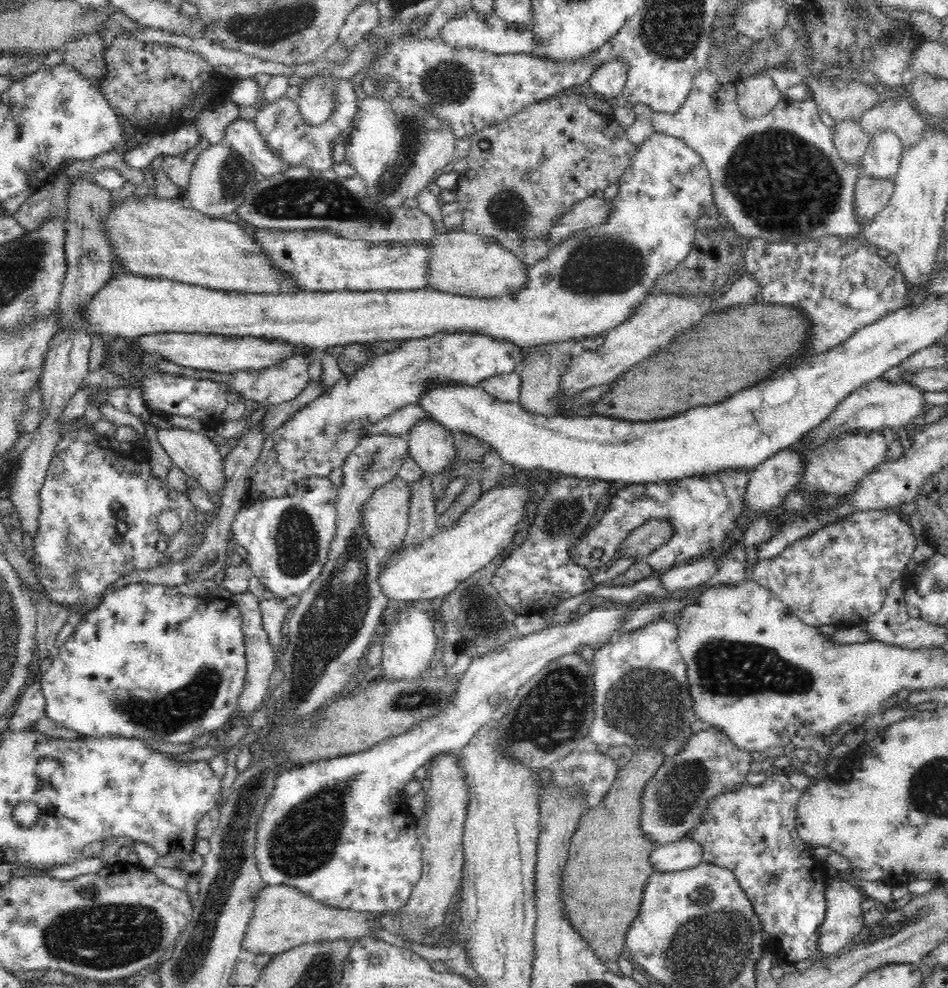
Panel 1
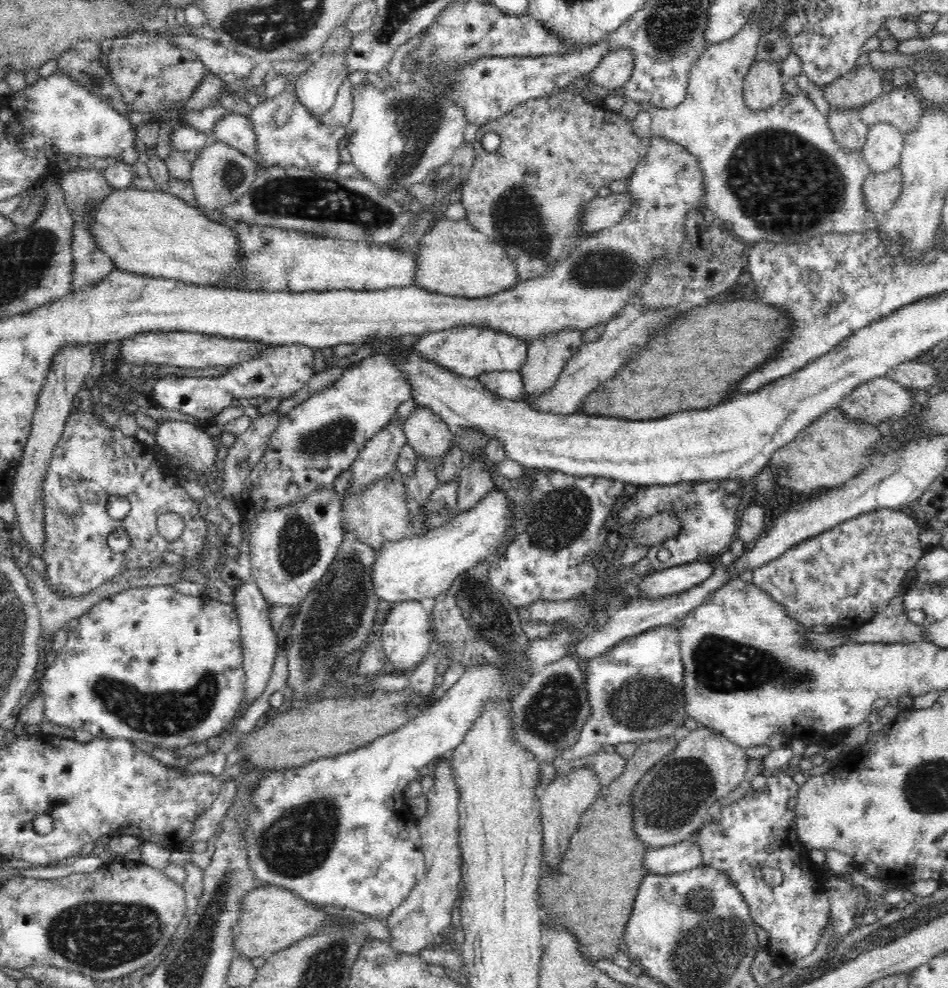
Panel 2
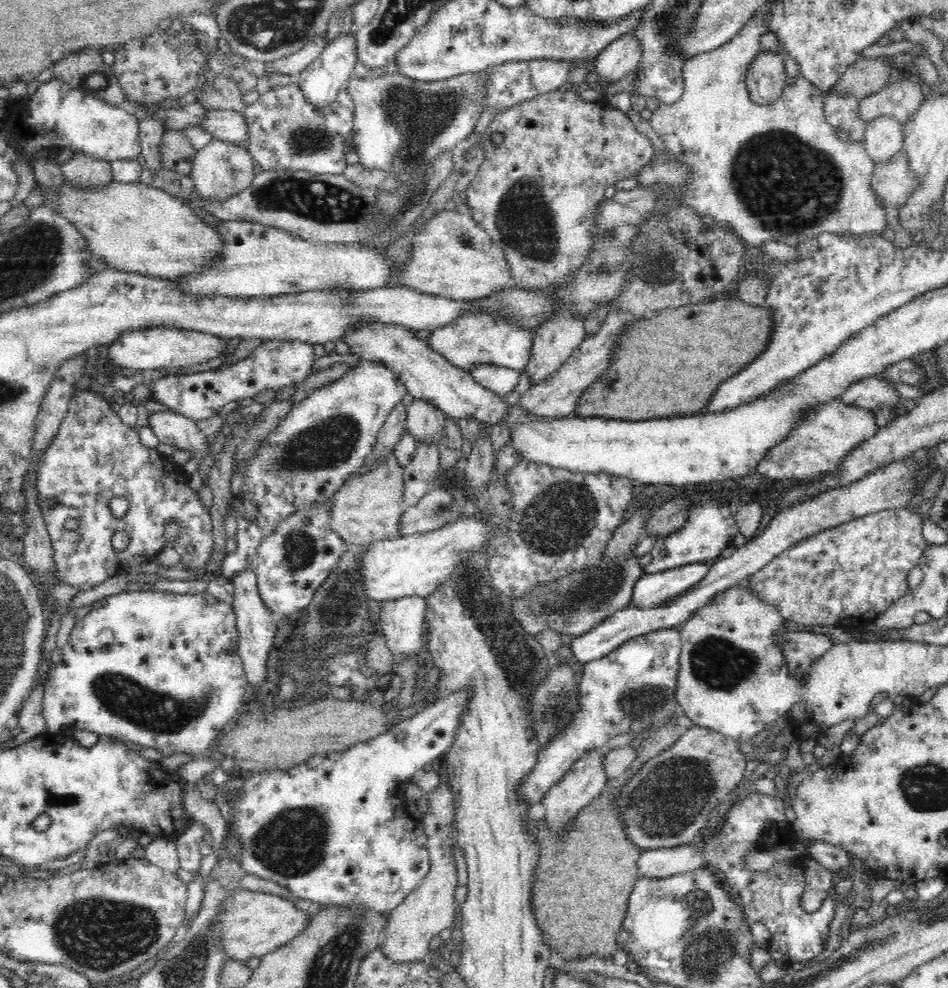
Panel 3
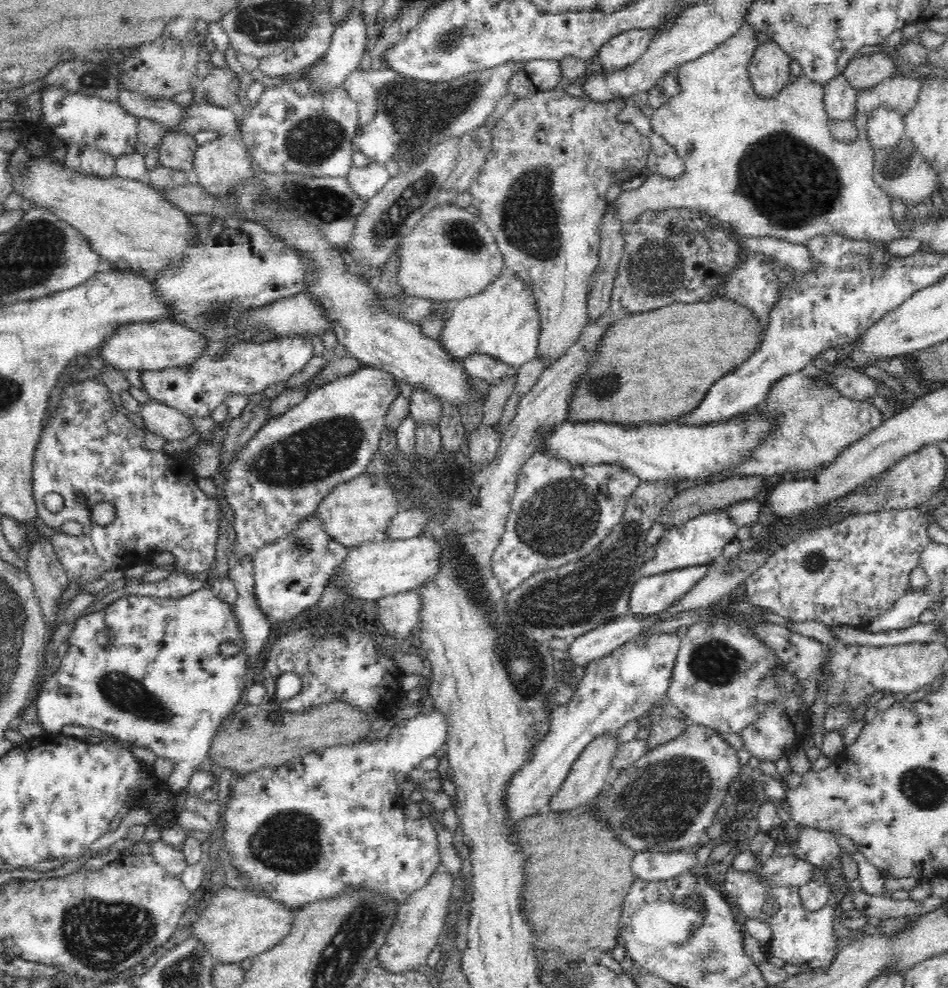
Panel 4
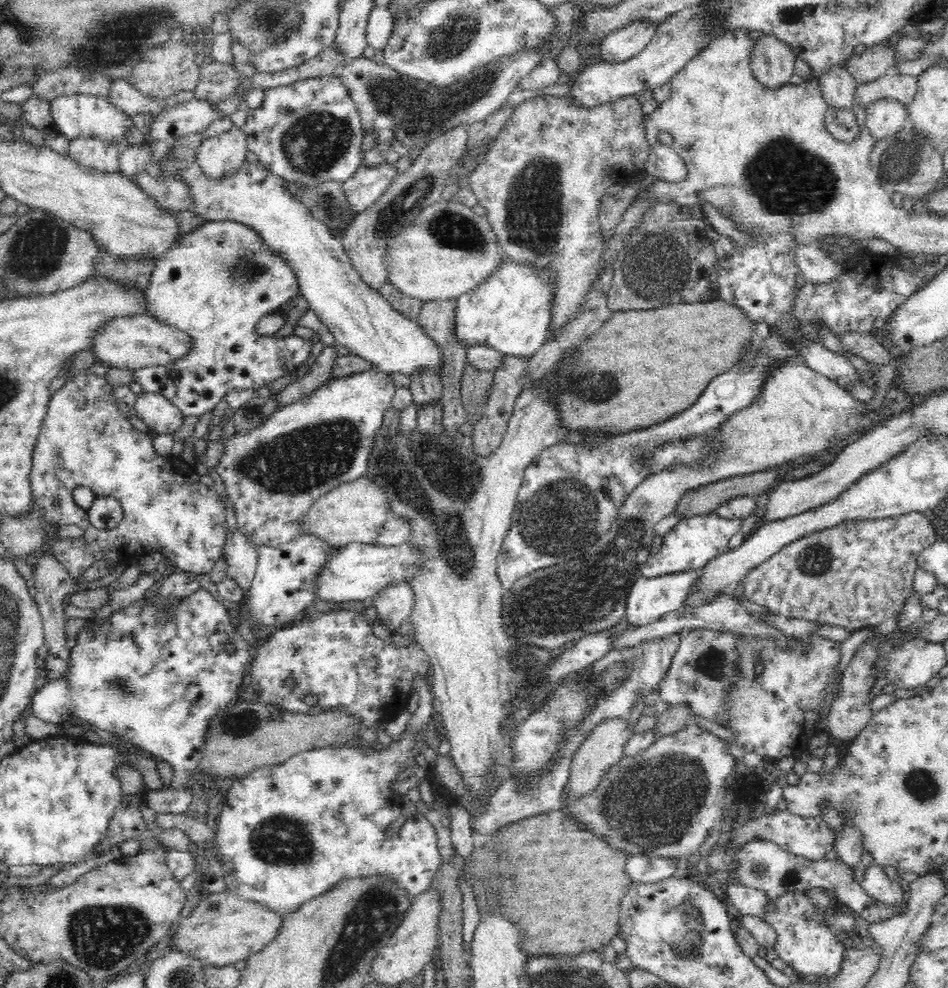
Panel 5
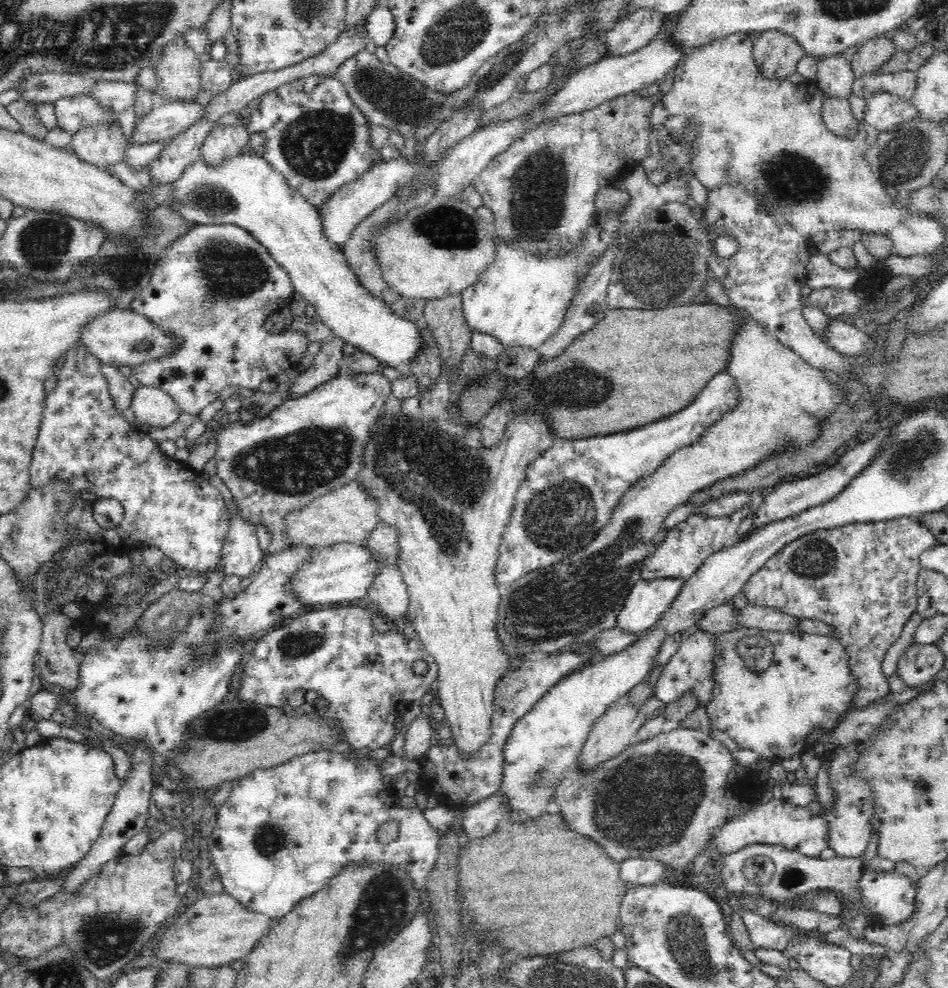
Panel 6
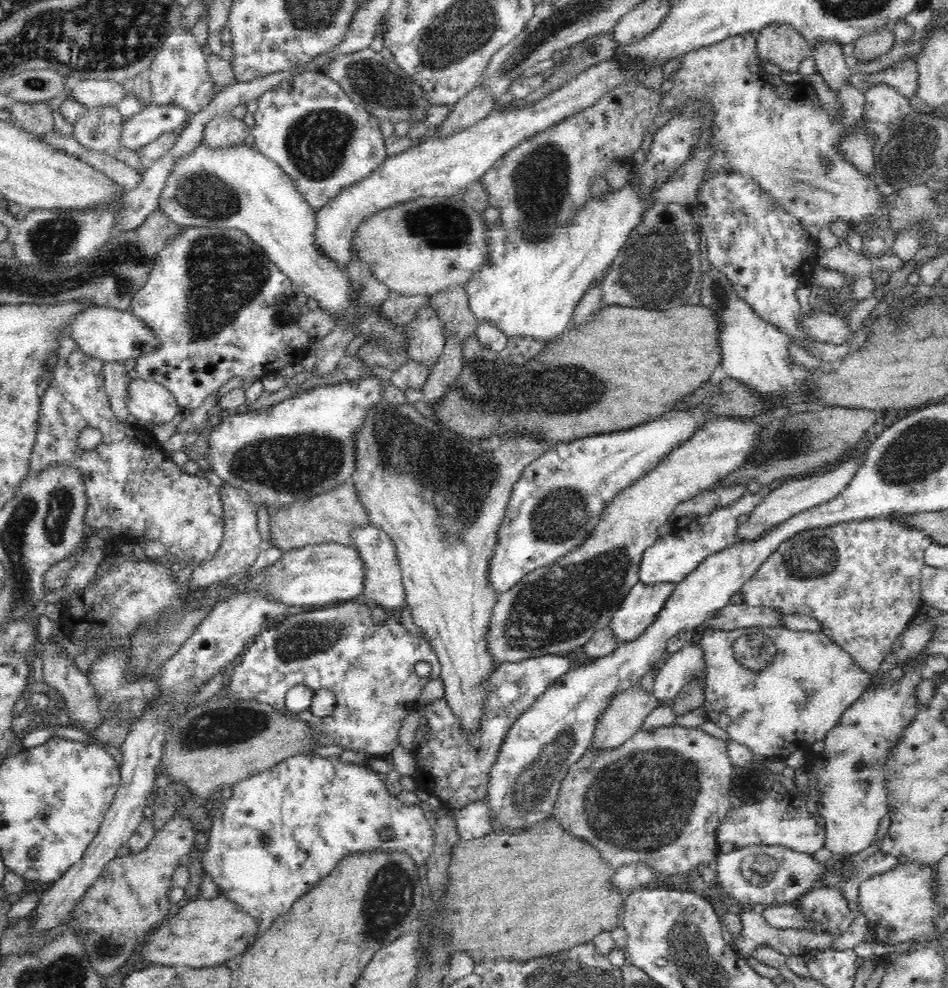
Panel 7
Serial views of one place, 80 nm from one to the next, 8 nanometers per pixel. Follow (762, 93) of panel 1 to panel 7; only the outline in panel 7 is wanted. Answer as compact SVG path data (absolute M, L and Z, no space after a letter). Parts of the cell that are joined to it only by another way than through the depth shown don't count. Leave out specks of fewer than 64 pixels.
M772 23L759 30L759 60L780 66L783 73L798 72L802 60L812 52L813 46L808 37L790 23Z

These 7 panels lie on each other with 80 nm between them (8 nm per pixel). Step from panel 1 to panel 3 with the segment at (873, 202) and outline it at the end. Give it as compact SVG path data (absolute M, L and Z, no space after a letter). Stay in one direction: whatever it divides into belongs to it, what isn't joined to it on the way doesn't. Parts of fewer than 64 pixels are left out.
M904 148L893 154L890 160L877 162L871 181L888 207L906 206L908 198L912 198L920 186L920 177L912 171Z

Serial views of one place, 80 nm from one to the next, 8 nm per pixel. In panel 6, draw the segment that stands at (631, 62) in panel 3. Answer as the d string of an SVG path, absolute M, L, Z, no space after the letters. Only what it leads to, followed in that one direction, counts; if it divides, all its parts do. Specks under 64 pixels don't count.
M638 9L624 15L612 30L604 35L610 55L632 54L650 44L664 29L668 15L656 9Z

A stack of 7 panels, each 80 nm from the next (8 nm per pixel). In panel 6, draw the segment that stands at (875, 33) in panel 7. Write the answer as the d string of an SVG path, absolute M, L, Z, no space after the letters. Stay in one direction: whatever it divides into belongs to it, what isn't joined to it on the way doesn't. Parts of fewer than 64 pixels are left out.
M882 33L874 38L866 39L860 44L858 52L852 55L851 65L855 76L873 73L891 54L896 52L893 37L890 33Z

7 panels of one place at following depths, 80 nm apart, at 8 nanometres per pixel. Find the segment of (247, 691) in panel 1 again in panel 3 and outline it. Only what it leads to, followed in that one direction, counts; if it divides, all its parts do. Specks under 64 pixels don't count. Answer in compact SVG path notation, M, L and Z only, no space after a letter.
M248 565L239 573L235 573L232 578L232 583L235 587L235 599L232 605L235 617L237 618L237 631L239 632L236 652L241 656L247 681L252 684L253 688L257 689L266 680L266 663L273 646L278 619L263 604L257 589L257 576L251 565Z

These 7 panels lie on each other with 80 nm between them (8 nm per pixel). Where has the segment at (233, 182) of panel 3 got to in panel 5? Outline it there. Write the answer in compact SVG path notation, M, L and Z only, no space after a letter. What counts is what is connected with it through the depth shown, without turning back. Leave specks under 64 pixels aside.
M233 126L219 135L205 138L198 148L196 162L208 177L221 177L235 171L250 156L247 134Z

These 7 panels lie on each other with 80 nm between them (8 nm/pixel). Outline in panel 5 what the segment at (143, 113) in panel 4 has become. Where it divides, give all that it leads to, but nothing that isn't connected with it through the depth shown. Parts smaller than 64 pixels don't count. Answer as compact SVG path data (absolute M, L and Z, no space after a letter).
M118 79L110 83L106 98L126 116L134 113L150 113L154 116L158 111L168 107L171 101L155 99L140 92L127 80Z

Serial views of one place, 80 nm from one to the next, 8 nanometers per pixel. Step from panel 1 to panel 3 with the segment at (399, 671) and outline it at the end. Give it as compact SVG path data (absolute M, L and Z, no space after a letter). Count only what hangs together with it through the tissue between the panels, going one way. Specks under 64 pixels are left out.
M412 595L384 601L380 610L383 638L393 656L416 655L425 644L426 599Z

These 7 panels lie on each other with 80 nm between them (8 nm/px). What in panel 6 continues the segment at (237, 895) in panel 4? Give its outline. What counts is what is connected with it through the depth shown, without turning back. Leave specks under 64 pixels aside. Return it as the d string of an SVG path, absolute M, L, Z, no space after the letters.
M214 894L214 895L206 895L199 900L196 900L194 904L190 904L187 908L185 908L185 912L178 917L173 924L169 927L164 926L162 933L160 935L160 941L157 942L156 950L154 950L154 956L159 958L159 961L169 962L169 964L184 964L189 968L193 967L217 967L228 965L232 960L239 960L242 957L245 957L247 954L252 952L253 946L256 946L256 943L271 929L271 925L273 922L269 920L263 914L258 914L257 912L252 912L245 908L244 905L240 904L235 898L232 898L229 894Z

